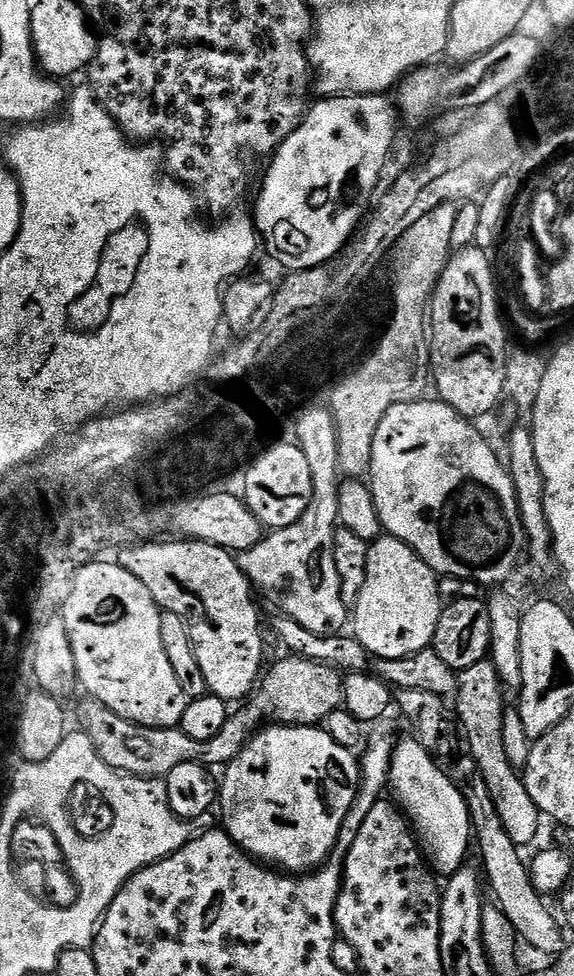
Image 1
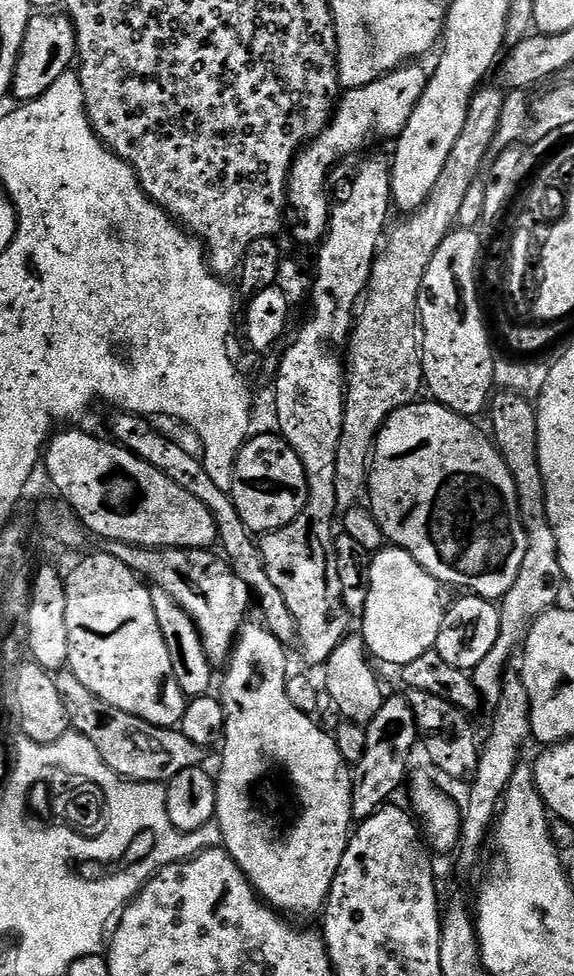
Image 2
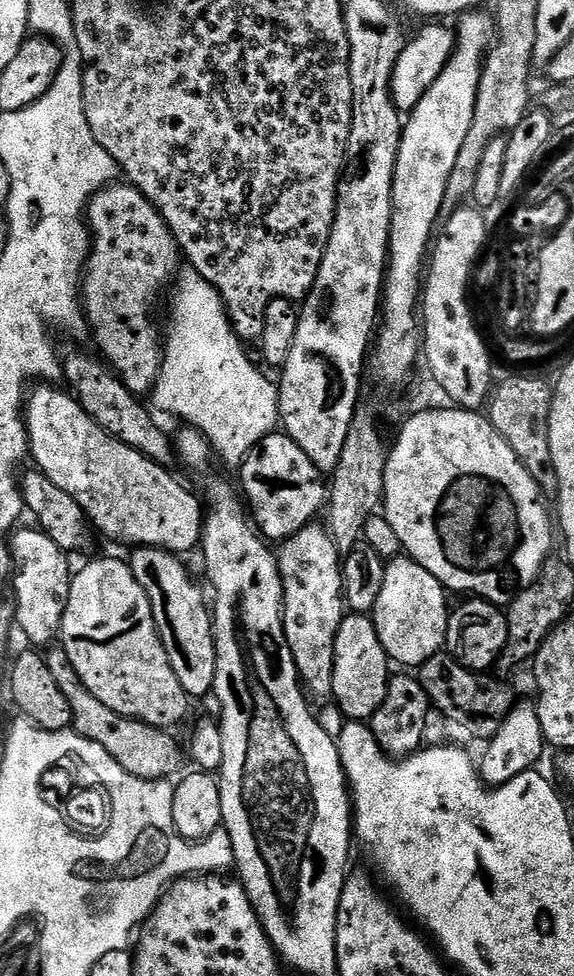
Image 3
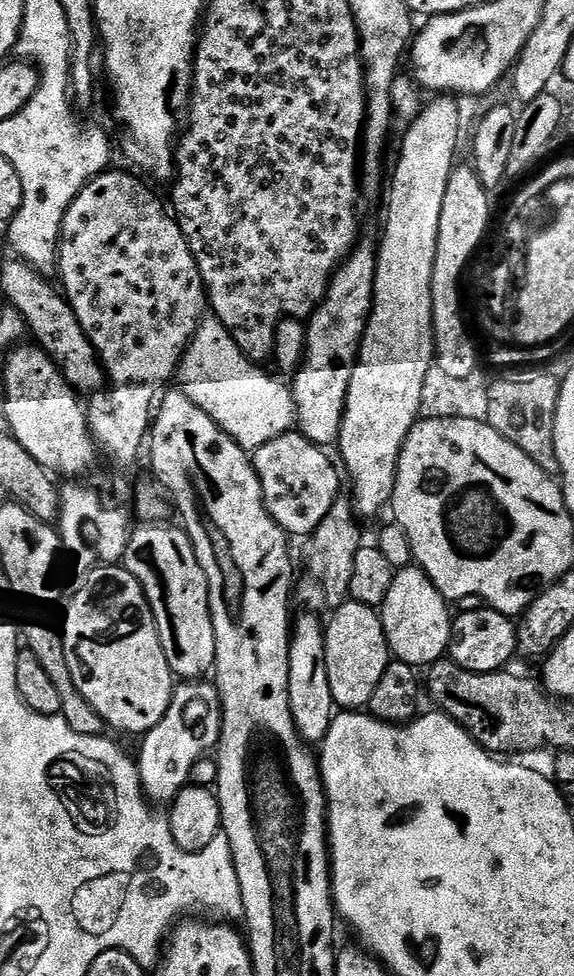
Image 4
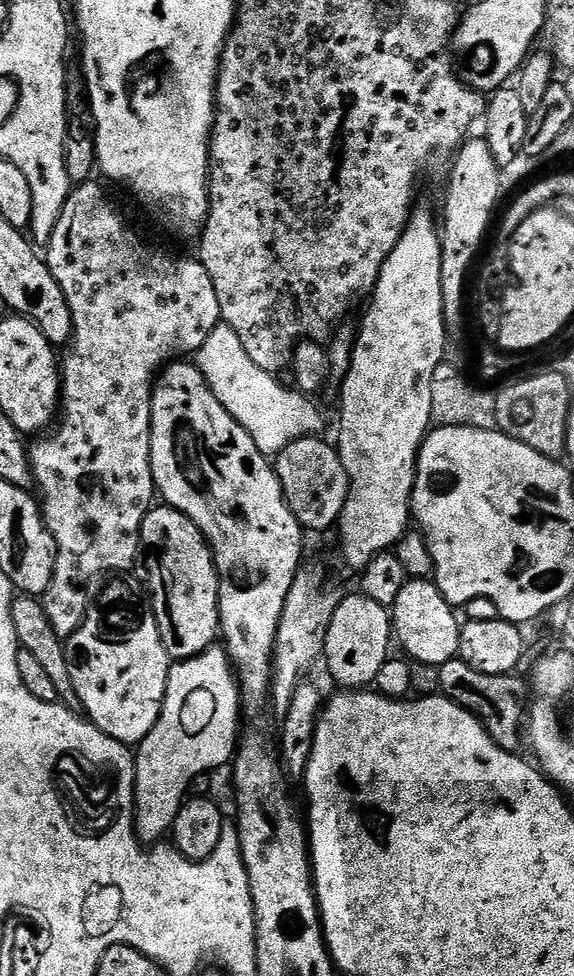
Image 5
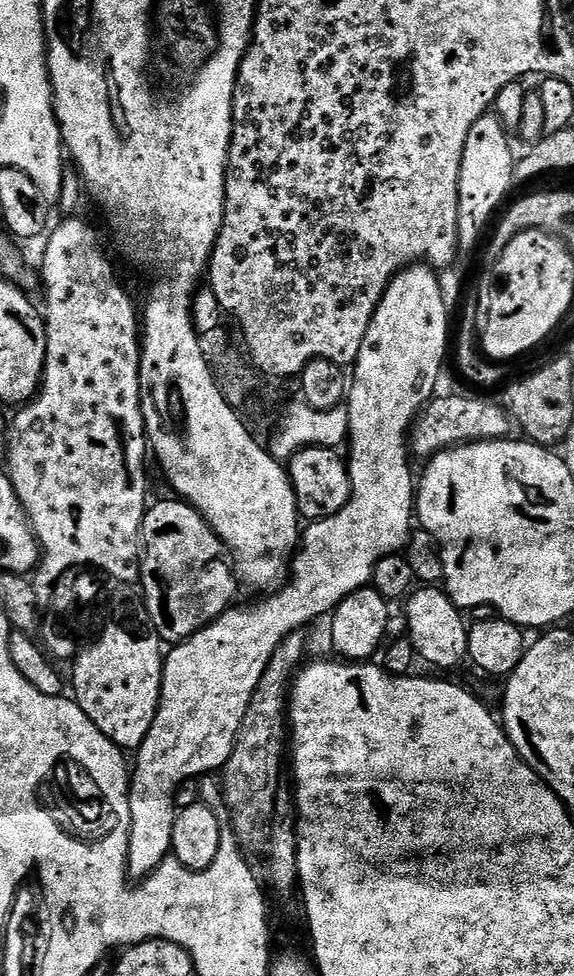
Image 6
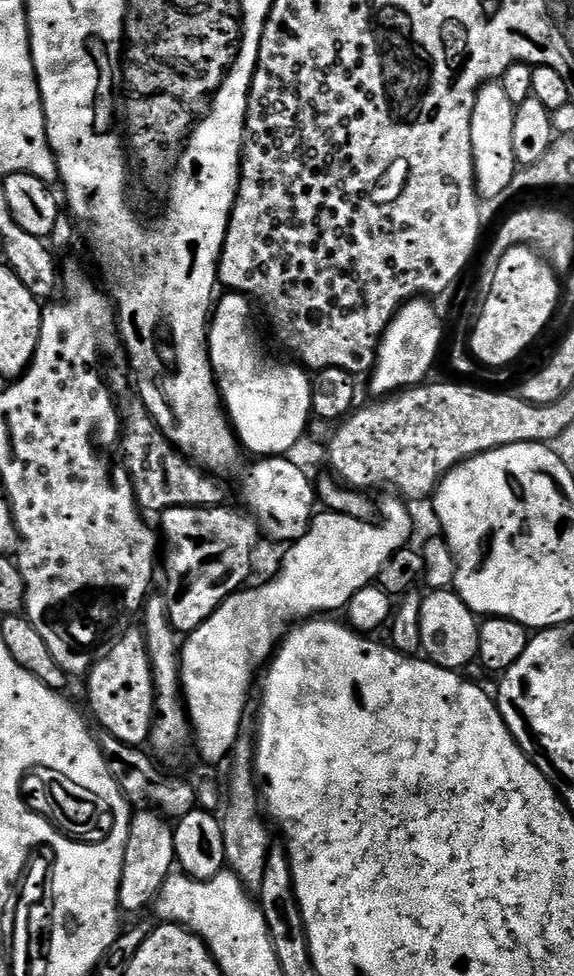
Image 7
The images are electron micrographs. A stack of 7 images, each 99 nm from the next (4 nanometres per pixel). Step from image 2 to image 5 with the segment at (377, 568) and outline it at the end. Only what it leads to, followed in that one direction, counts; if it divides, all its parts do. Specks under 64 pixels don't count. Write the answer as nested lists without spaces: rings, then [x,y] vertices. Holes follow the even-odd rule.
[[[409,579],[408,583],[402,586],[402,592],[398,594],[390,609],[392,631],[399,647],[401,644],[417,665],[420,663],[439,666],[457,659],[462,624],[461,621],[456,621],[452,612],[455,612],[453,605],[449,604],[431,579]]]

